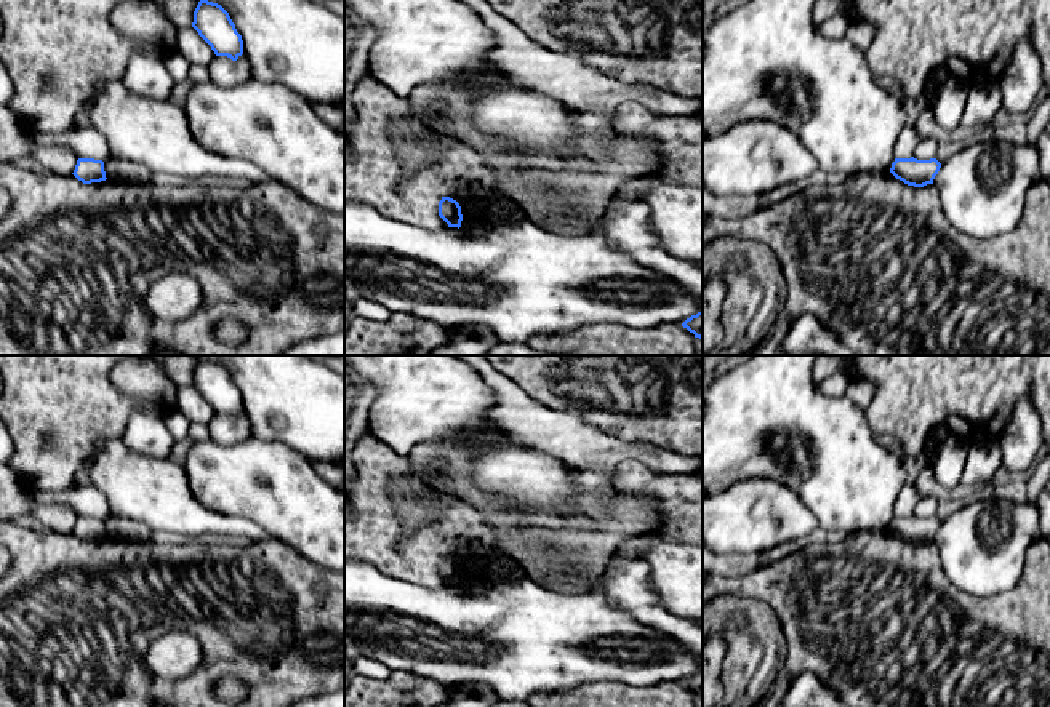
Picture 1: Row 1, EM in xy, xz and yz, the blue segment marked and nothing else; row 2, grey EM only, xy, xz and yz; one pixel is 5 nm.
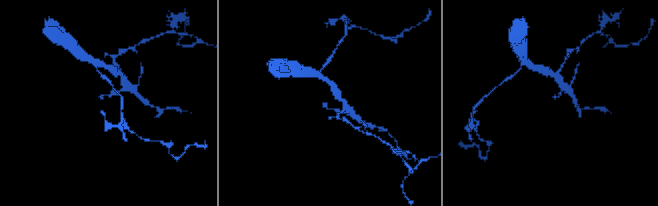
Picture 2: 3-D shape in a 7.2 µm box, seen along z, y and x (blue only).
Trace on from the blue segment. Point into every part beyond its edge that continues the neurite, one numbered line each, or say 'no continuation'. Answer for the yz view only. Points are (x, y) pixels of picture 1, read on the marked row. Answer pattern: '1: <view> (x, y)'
no continuation

